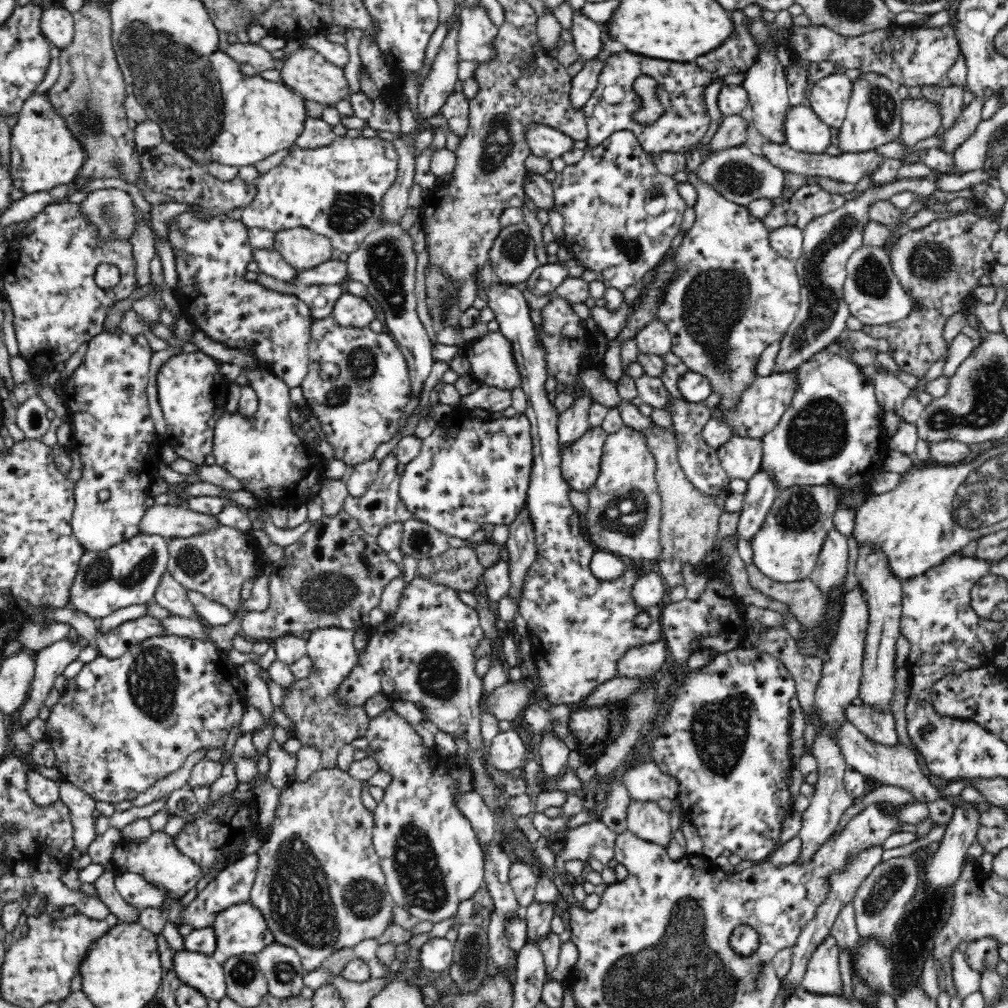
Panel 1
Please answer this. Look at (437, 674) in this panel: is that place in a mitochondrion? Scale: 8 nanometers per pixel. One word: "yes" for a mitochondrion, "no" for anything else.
yes

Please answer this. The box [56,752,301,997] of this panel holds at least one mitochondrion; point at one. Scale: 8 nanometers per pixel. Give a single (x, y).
(242, 974)

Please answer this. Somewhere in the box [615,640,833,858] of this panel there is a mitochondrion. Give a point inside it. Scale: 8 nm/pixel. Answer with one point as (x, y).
(721, 728)

